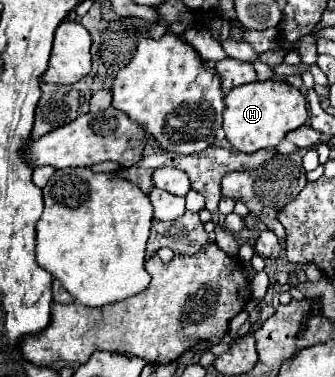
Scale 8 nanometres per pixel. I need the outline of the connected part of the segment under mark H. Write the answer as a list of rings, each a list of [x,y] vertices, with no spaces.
[[[280,80],[236,86],[226,94],[224,102],[226,102],[226,110],[224,110],[226,140],[232,144],[234,150],[240,150],[246,154],[252,154],[262,148],[278,146],[280,140],[290,130],[300,128],[308,120],[306,98],[302,96],[302,92]]]

